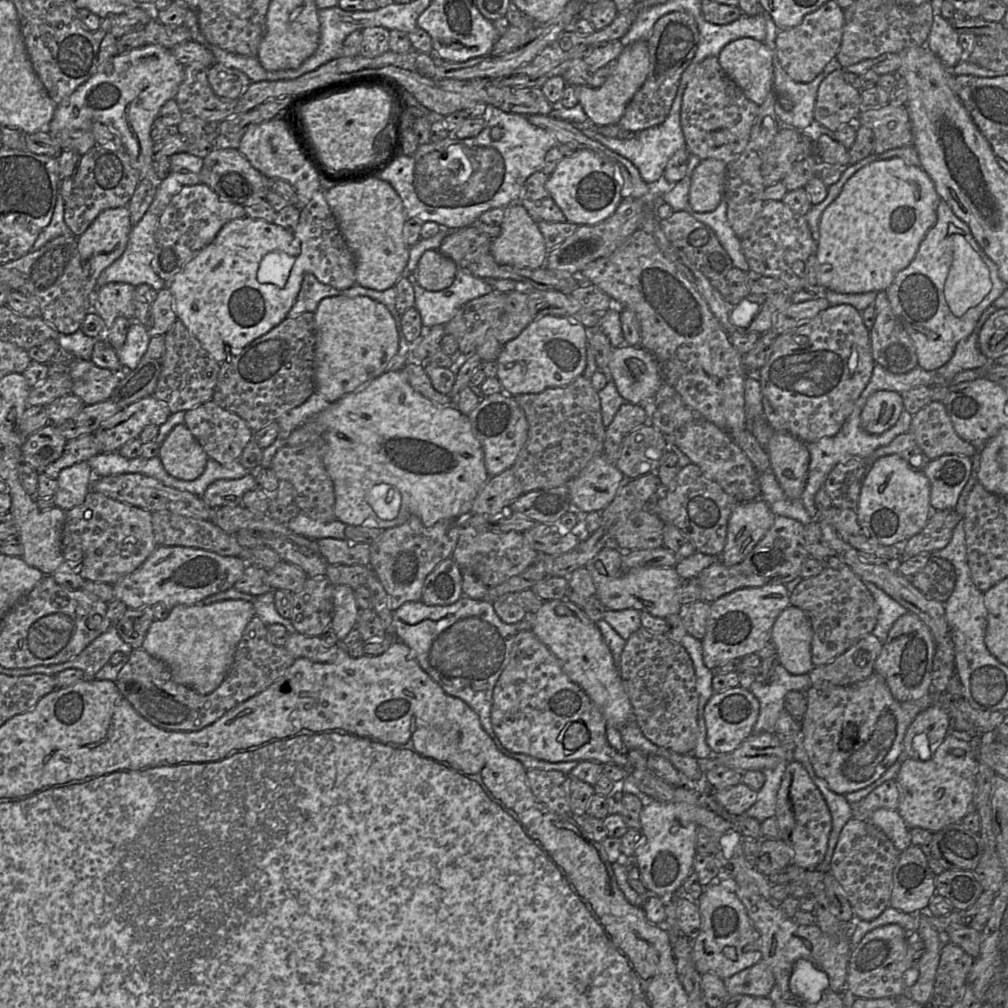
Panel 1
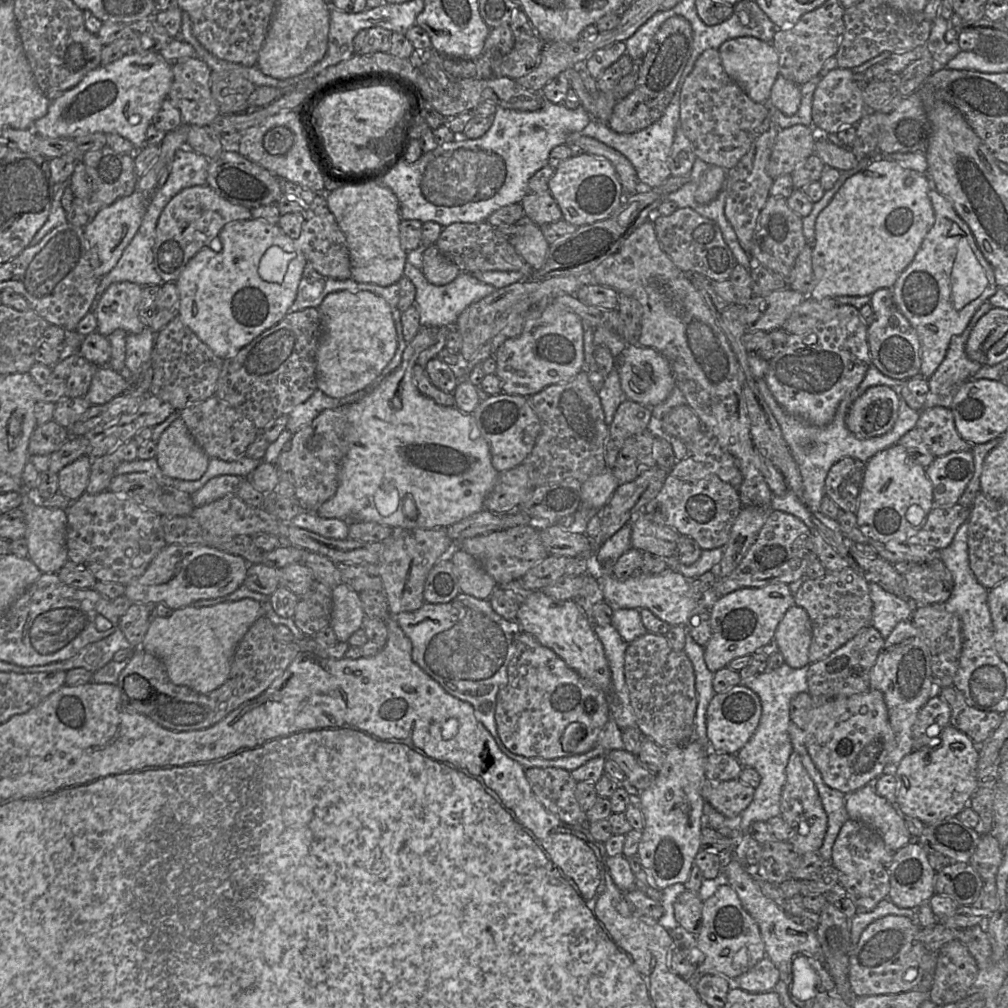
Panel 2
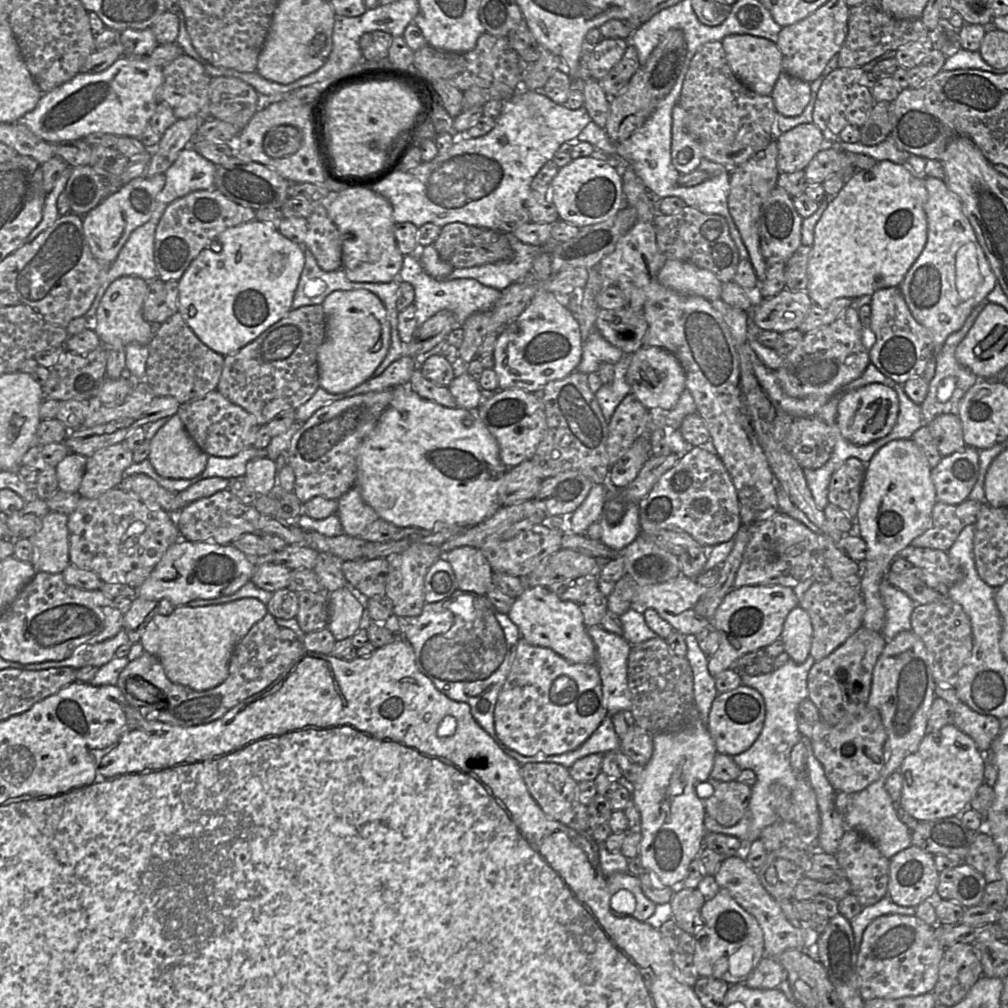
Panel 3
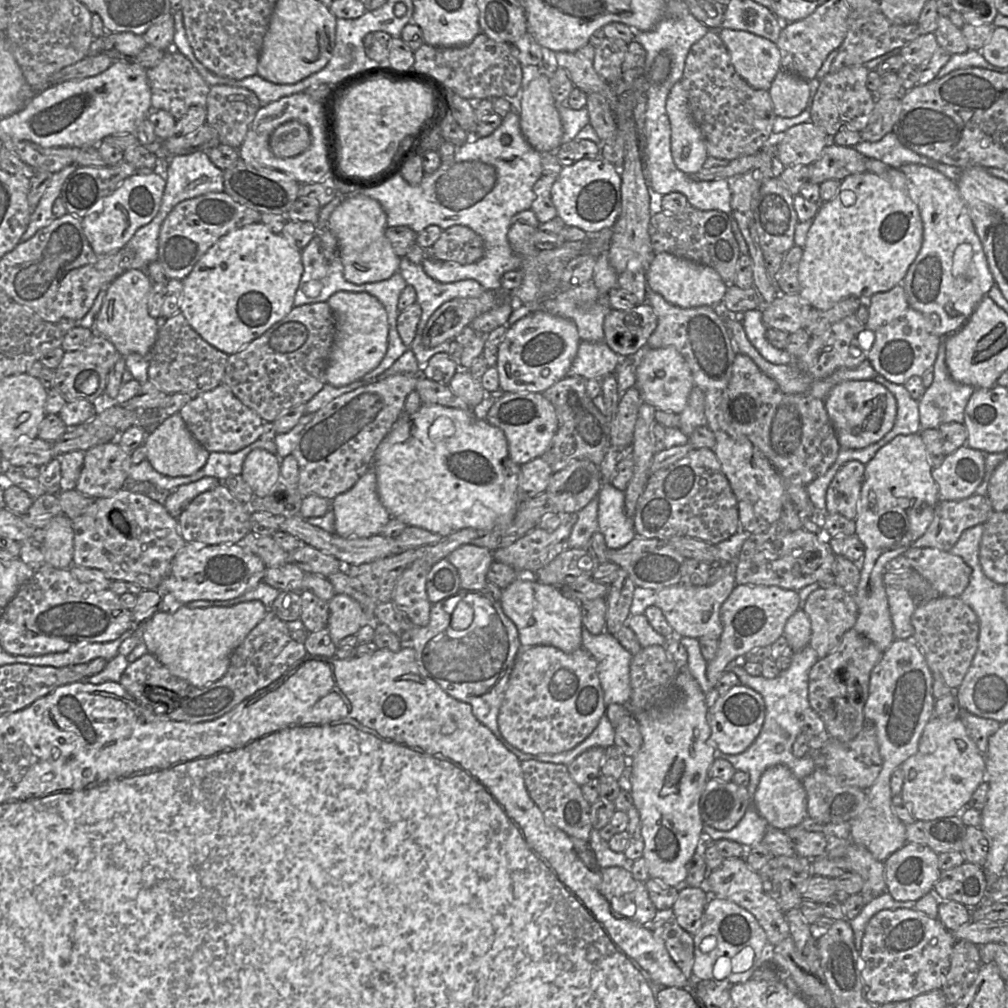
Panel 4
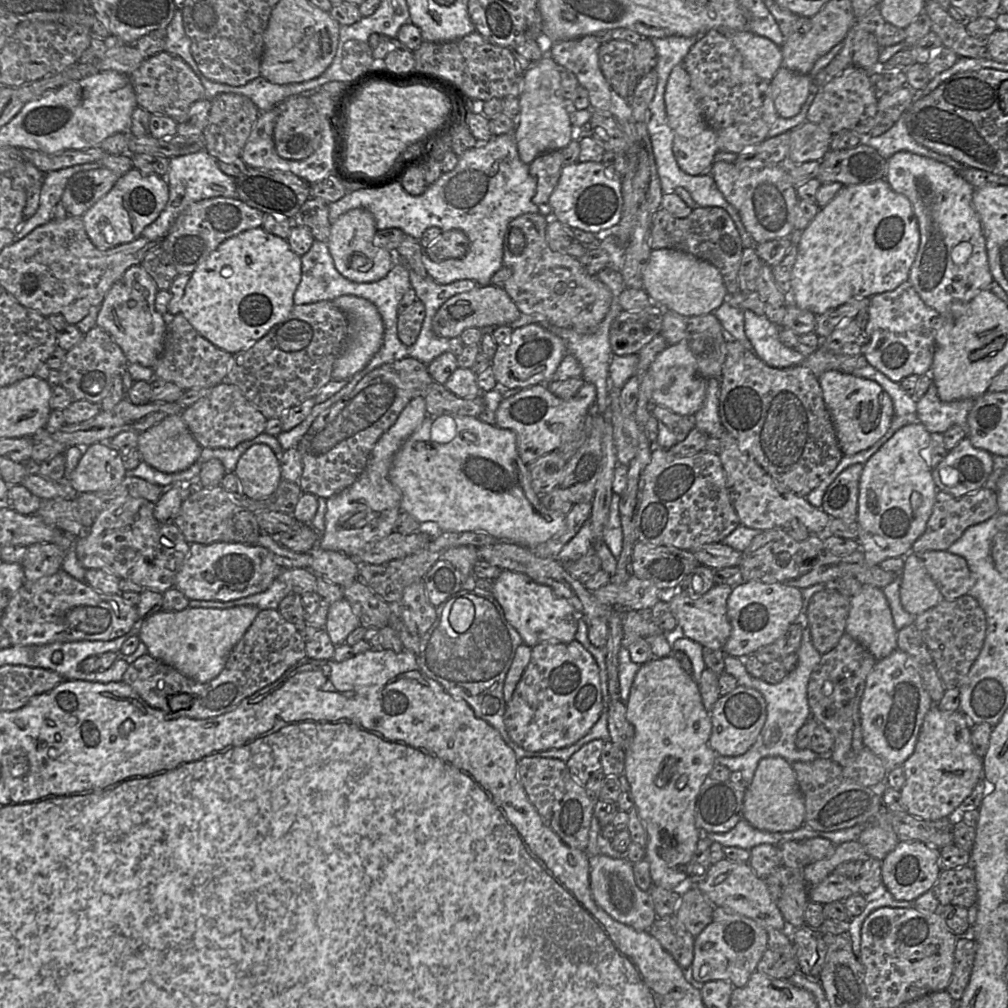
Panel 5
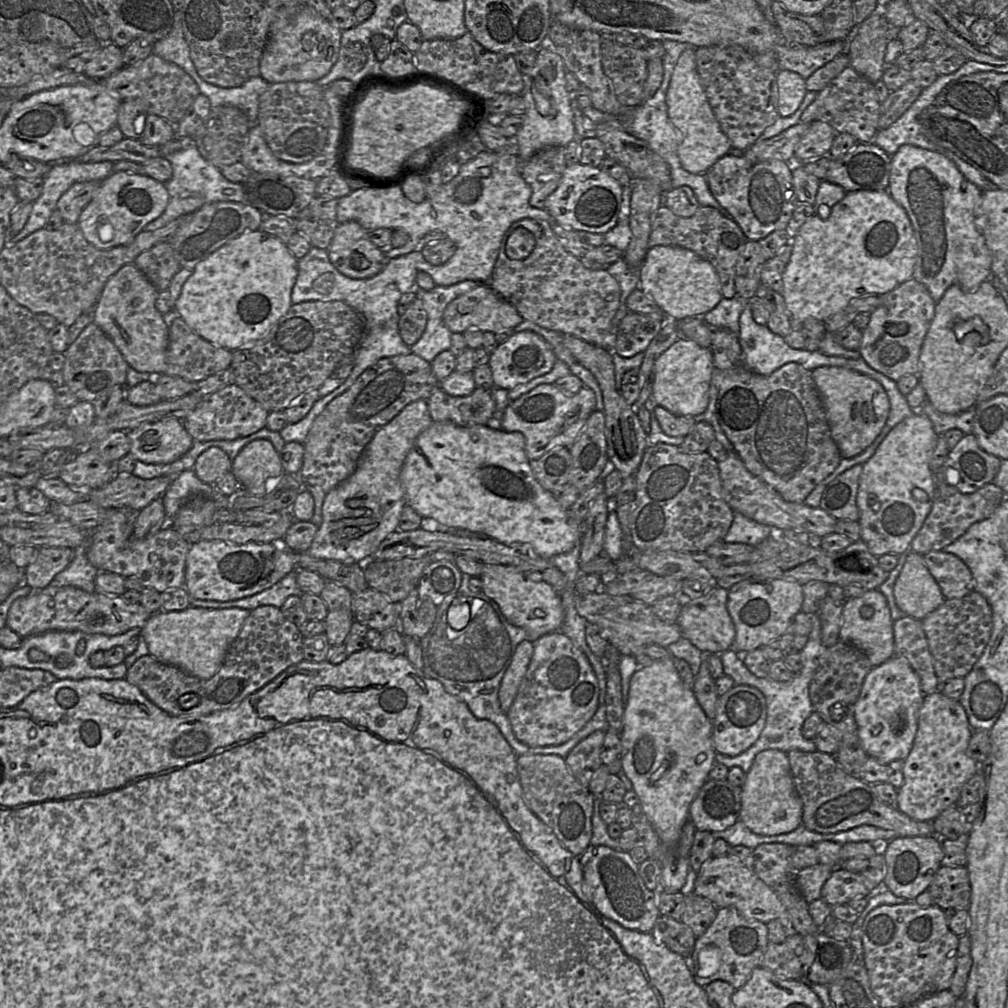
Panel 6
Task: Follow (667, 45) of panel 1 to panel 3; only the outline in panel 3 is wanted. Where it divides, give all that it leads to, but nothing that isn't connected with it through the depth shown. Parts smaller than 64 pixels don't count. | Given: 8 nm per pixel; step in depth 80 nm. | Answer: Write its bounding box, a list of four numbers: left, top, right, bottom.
[604,29,686,143]

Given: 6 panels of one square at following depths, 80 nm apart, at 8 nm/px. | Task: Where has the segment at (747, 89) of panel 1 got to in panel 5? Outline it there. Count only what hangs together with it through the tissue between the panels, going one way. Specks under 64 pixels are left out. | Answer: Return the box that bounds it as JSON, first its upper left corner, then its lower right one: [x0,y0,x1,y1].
[725,31,782,81]

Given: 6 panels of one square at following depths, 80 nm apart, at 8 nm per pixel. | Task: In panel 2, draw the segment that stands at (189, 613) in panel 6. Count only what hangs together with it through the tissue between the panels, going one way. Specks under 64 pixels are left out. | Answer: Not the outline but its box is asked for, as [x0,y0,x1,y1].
[141,598,264,694]

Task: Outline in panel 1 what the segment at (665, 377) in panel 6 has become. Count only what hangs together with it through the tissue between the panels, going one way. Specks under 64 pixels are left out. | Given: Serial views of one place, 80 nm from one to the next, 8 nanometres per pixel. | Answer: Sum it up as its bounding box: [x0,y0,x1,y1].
[606,346,663,404]

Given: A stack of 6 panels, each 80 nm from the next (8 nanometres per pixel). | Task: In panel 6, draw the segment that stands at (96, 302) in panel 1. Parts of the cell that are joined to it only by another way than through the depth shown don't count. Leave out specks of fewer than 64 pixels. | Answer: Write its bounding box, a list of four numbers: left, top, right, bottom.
[93,264,169,376]

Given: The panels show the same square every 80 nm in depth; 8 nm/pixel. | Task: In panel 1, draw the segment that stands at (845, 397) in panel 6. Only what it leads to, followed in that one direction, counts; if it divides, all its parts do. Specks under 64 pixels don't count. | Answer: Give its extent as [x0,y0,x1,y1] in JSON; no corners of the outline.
[861,391,903,434]

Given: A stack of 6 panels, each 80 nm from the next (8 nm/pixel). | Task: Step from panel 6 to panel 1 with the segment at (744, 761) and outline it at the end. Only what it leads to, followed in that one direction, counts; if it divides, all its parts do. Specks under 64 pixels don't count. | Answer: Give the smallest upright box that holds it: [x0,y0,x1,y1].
[744,664,811,822]

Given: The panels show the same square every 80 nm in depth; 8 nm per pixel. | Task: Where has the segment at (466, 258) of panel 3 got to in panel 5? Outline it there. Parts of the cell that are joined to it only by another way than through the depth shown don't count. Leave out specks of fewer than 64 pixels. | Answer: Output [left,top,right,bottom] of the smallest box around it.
[425,229,469,261]

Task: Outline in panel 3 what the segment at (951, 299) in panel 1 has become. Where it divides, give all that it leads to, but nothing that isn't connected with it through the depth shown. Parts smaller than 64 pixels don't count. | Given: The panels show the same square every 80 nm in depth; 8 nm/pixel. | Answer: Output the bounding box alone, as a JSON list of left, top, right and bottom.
[955,245,980,301]

